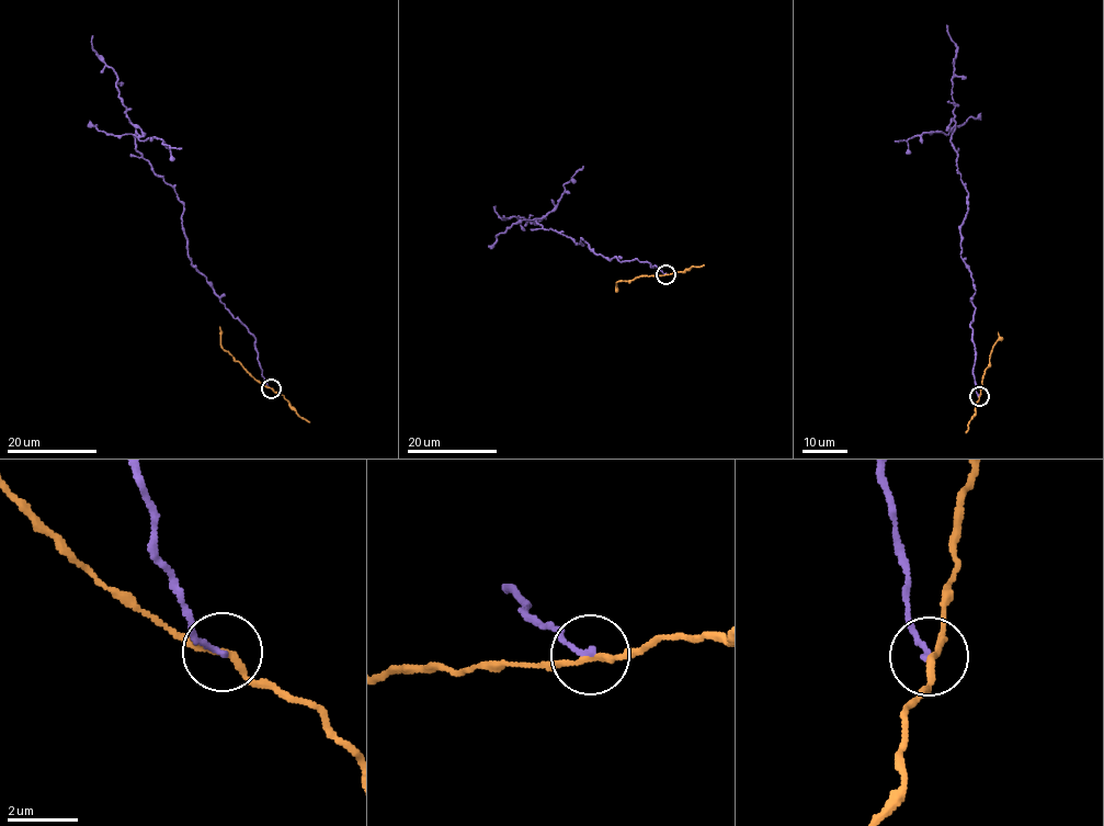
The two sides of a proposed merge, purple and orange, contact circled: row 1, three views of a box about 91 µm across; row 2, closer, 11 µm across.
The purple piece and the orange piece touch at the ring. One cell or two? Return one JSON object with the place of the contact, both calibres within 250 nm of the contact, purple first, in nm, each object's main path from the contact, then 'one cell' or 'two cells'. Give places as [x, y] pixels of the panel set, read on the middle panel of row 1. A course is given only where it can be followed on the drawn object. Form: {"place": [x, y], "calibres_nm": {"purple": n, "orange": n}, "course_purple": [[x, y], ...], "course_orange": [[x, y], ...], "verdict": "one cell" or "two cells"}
{"place": [666, 274], "calibres_nm": {"purple": 140, "orange": 180}, "course_purple": [[666, 274], [635, 259], [610, 260], [582, 239], [582, 245], [572, 241], [535, 221], [501, 217], [496, 206]], "course_orange": [[666, 274], [618, 281], [615, 286]], "verdict": "two cells"}

